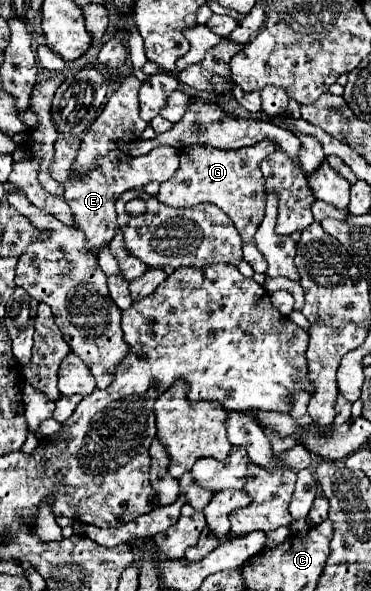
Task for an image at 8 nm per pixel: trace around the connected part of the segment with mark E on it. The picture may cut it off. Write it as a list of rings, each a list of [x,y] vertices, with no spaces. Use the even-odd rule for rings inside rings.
[[[73,136],[59,138],[55,142],[55,154],[53,154],[49,170],[51,170],[51,176],[55,176],[57,182],[65,190],[63,198],[73,212],[75,228],[87,236],[87,248],[97,256],[99,250],[111,242],[111,238],[115,236],[115,230],[119,228],[117,226],[117,214],[115,214],[117,198],[123,192],[143,188],[145,184],[149,184],[153,180],[157,180],[157,182],[169,180],[179,166],[179,154],[171,146],[157,146],[149,154],[137,156],[137,158],[123,154],[119,150],[113,150],[105,158],[101,158],[99,166],[95,170],[91,170],[83,180],[71,180],[71,176],[69,176],[71,174],[71,162],[73,162],[77,150],[79,150],[79,138],[73,138]]]

